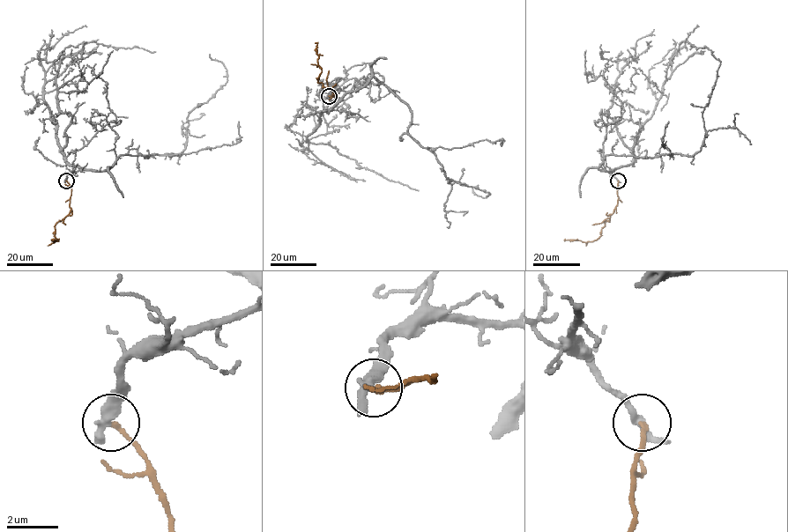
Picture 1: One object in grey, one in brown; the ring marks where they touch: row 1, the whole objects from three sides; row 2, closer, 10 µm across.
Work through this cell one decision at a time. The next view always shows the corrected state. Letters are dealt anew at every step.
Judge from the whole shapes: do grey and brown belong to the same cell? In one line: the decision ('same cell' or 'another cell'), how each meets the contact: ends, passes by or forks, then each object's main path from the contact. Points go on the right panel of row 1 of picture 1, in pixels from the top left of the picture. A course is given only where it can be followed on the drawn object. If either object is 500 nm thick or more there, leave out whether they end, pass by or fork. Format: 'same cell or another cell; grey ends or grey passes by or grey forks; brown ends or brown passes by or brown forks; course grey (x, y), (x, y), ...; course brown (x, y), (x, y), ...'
same cell; grey passes by; brown ends; course grey (618, 181), (613, 169), (598, 167), (606, 155), (692, 156), (701, 148), (702, 114), (720, 61), (711, 54); course brown (618, 181), (617, 205), (610, 220), (605, 221), (601, 235), (586, 242), (564, 240)

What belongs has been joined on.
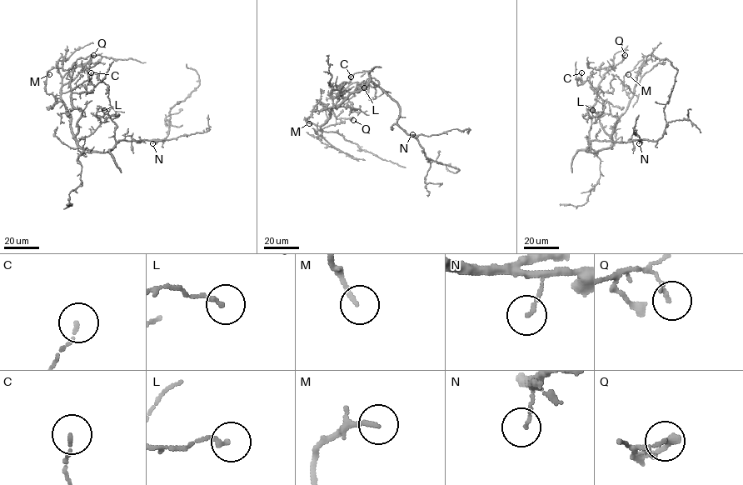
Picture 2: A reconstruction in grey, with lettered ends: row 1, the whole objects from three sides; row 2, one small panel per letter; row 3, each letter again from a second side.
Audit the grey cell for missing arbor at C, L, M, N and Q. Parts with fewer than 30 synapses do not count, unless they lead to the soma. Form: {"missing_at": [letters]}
{"missing_at": []}

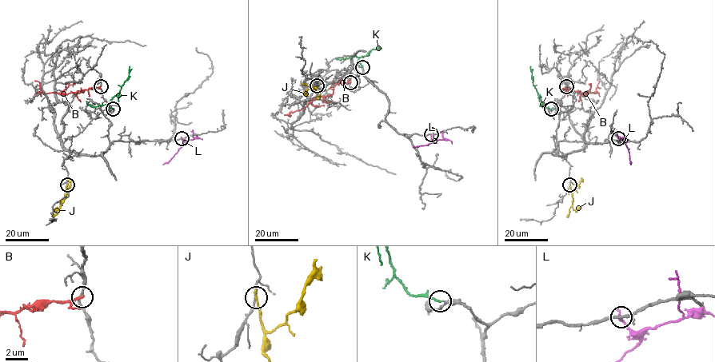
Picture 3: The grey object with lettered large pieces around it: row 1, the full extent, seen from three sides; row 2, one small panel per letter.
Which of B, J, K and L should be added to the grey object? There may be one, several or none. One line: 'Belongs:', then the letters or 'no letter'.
Belongs: K

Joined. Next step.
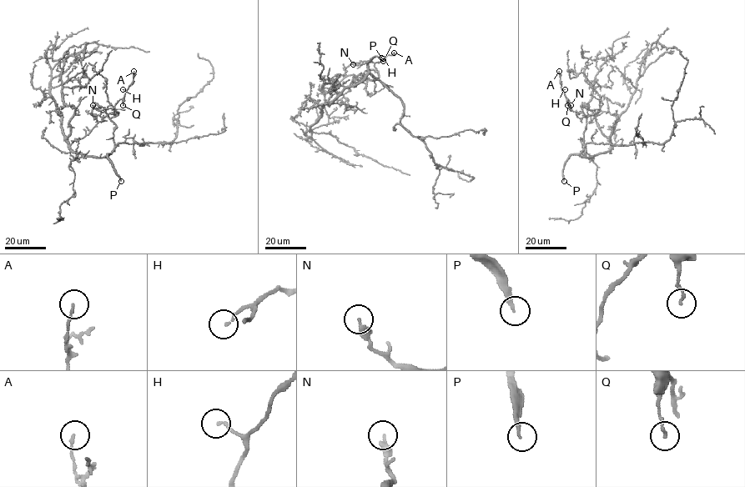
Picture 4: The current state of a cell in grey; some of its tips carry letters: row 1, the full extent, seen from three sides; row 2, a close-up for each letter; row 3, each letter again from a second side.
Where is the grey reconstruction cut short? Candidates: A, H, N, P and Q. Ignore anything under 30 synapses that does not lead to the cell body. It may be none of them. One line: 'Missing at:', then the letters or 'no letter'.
Missing at: P

